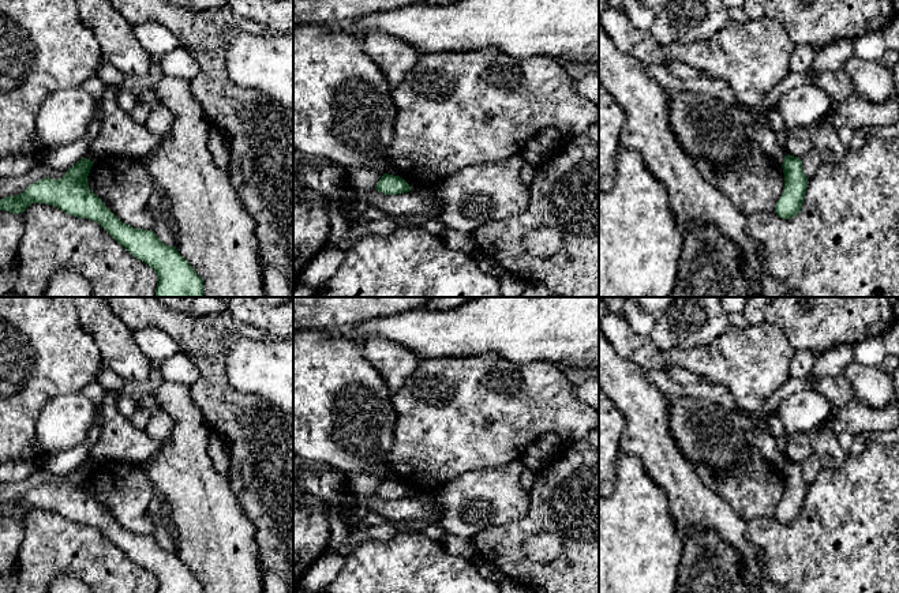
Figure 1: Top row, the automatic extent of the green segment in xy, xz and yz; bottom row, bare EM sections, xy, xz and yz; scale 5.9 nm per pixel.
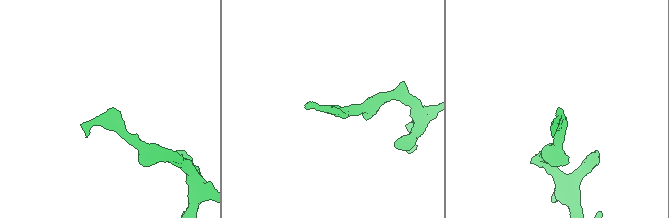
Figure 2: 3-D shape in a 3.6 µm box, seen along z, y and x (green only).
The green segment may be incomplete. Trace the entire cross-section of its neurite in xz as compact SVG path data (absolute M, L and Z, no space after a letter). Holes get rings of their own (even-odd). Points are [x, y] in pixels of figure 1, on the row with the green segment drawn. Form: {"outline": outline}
{"outline": "M385 173L381 180L377 183L375 189L385 194L385 195L397 195L409 192L409 184L401 179L400 176L393 176Z"}

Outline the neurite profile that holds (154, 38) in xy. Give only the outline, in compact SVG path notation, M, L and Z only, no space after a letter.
M156 22L139 23L132 26L132 29L136 41L150 56L165 56L180 48L180 41L173 33Z

